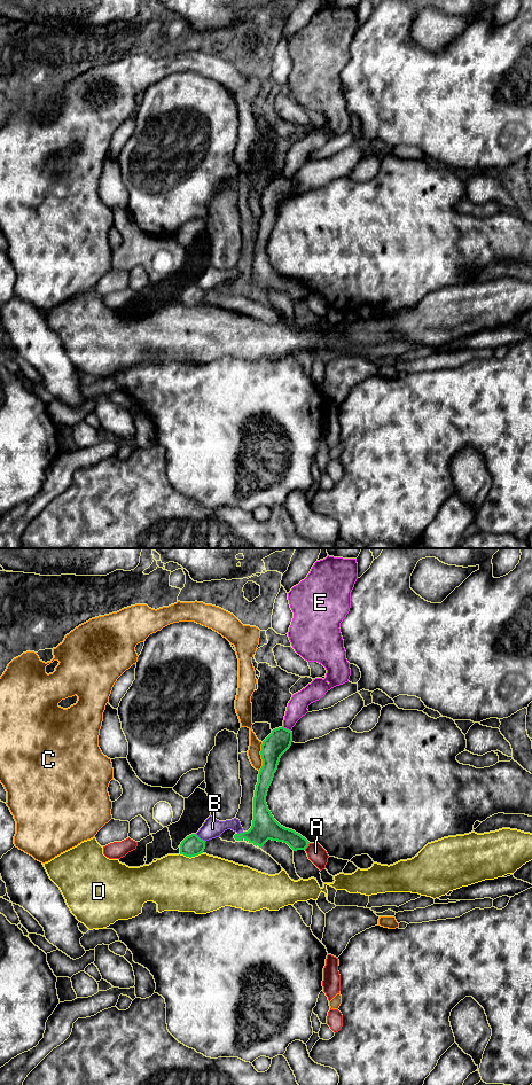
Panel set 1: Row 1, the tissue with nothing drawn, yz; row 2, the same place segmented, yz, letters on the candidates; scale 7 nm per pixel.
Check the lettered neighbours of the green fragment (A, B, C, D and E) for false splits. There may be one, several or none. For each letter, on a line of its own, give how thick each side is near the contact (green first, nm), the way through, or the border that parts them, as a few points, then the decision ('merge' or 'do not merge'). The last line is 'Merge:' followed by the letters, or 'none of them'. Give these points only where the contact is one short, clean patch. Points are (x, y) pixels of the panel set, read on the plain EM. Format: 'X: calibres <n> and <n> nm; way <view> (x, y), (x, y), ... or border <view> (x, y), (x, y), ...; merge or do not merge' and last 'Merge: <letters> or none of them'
A: calibres 120 and 120 nm; do not merge
B: calibres 150 and 140 nm; do not merge
C: calibres 170 and 90 nm; do not merge
D: calibres 150 and 400 nm; do not merge
E: calibres 170 and 140 nm; border yz (282, 176), (290, 180); do not merge
Merge: none of them

